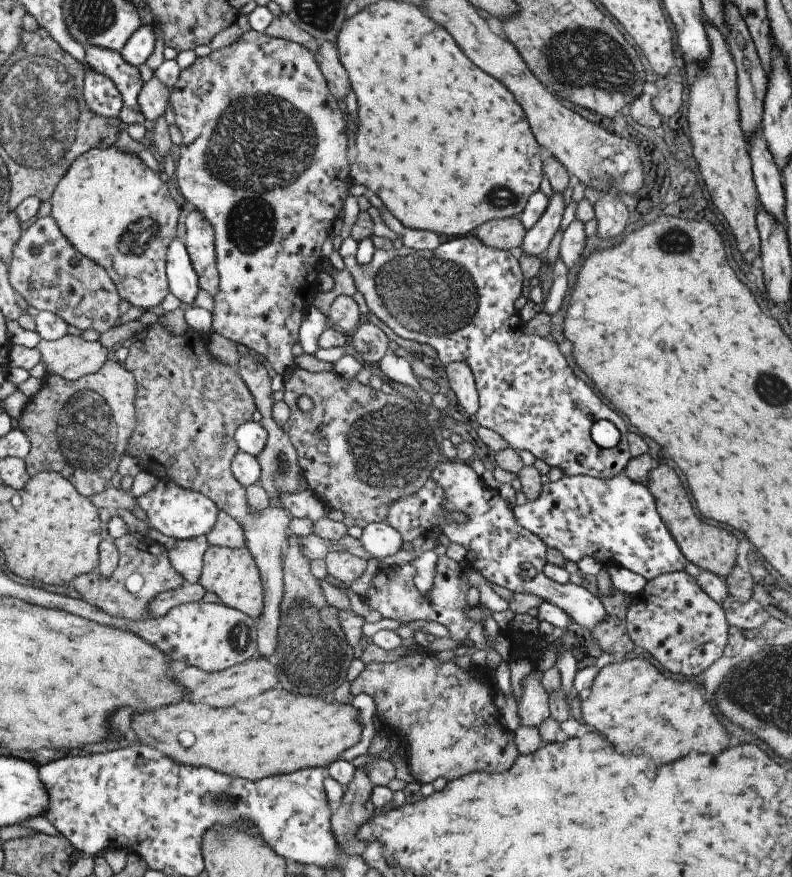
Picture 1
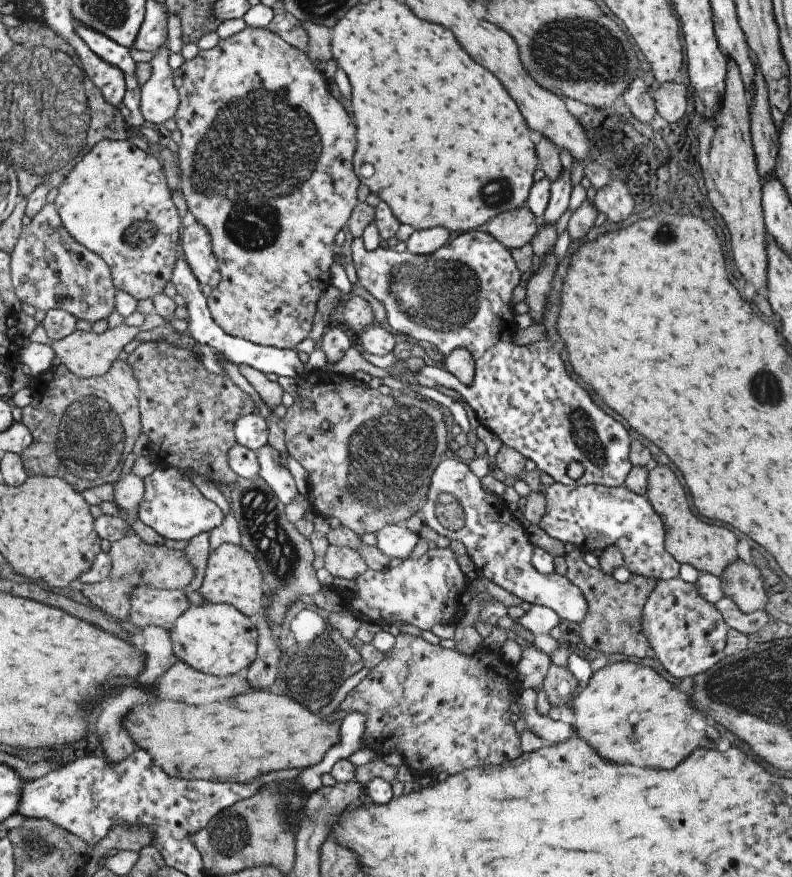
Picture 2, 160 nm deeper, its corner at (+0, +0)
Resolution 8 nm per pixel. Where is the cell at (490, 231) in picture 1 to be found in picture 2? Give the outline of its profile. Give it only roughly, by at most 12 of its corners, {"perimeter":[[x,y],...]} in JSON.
{"perimeter":[[521,206],[490,218],[485,230],[504,247],[521,248],[538,219]]}

